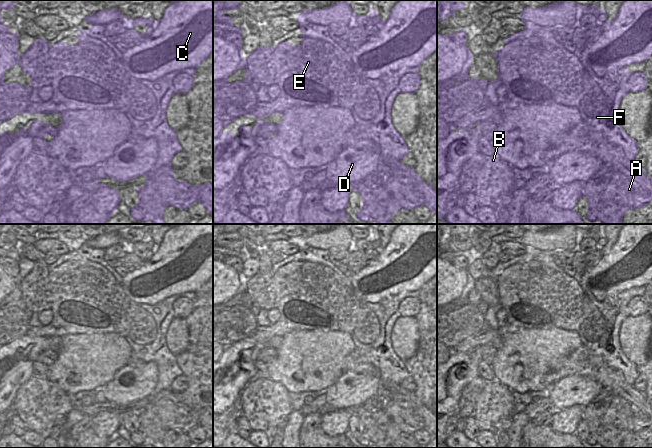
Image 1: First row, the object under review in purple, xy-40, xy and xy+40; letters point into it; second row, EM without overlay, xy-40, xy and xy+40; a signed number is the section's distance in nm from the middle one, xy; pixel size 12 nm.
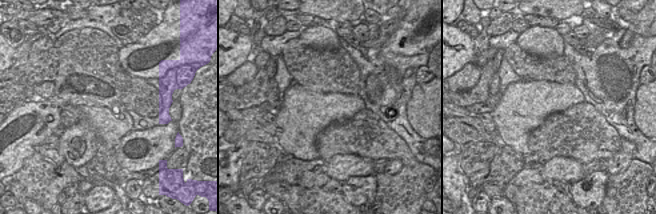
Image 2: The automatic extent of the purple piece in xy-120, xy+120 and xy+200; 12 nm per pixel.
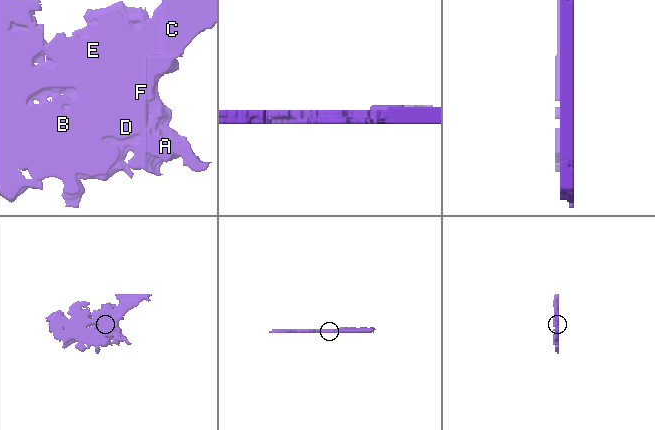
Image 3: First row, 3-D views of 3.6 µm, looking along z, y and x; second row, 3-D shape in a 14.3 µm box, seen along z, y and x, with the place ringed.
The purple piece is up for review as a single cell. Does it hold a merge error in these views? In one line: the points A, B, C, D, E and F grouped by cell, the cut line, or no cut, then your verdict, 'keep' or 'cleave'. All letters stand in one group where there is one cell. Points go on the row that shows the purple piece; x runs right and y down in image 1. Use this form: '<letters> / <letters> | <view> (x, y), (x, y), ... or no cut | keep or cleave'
A B C E F / D | xy (378, 150), (347, 149), (333, 156), (327, 181) | cleave

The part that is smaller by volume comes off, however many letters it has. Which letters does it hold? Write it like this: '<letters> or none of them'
D

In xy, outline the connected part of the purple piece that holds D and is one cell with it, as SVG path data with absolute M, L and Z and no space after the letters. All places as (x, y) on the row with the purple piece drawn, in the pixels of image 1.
M375 147L346 150L330 159L327 169L328 182L333 186L347 186L359 190L361 182L377 168L380 154Z

